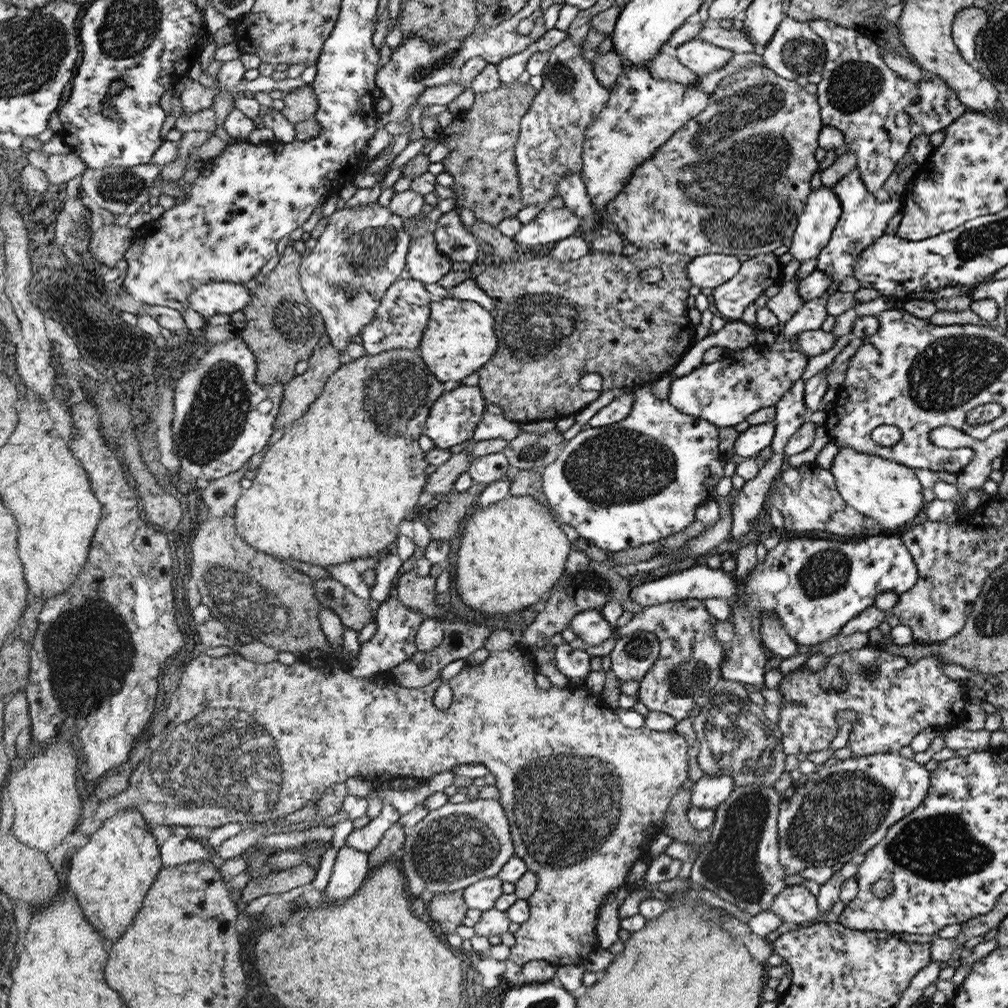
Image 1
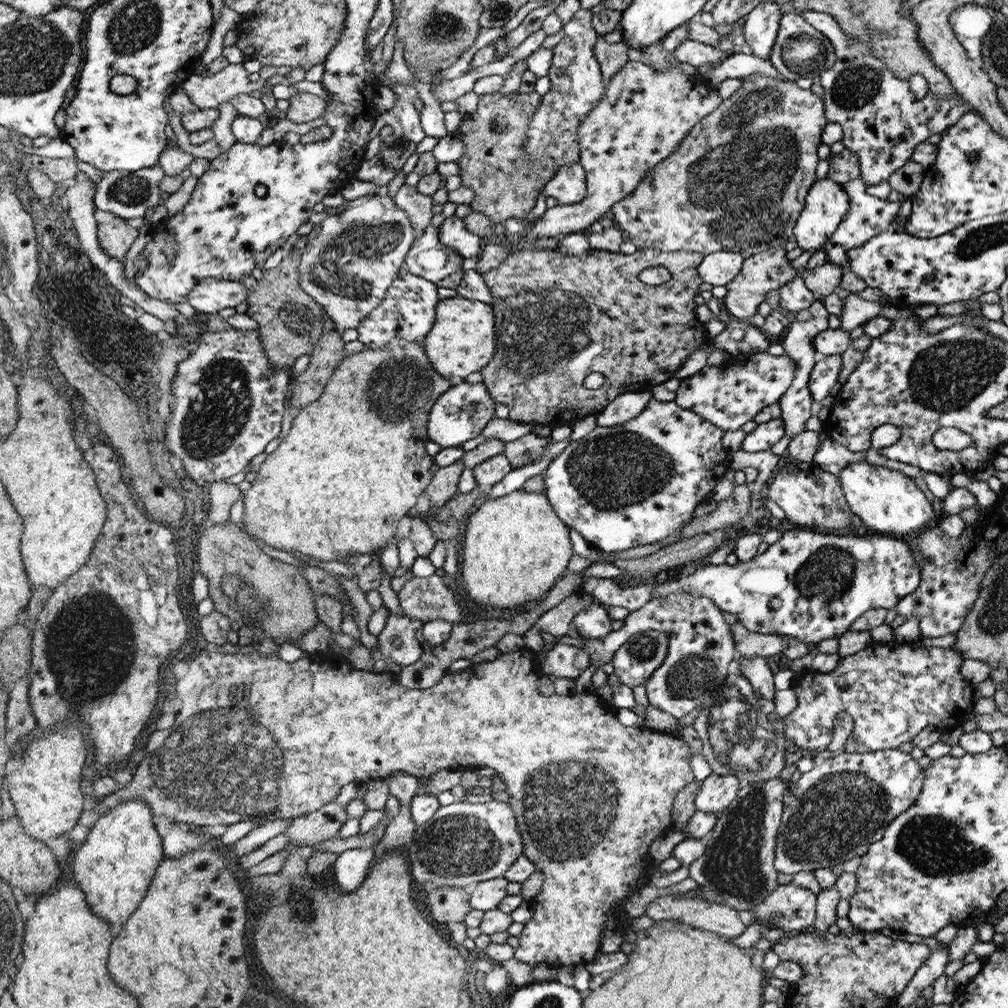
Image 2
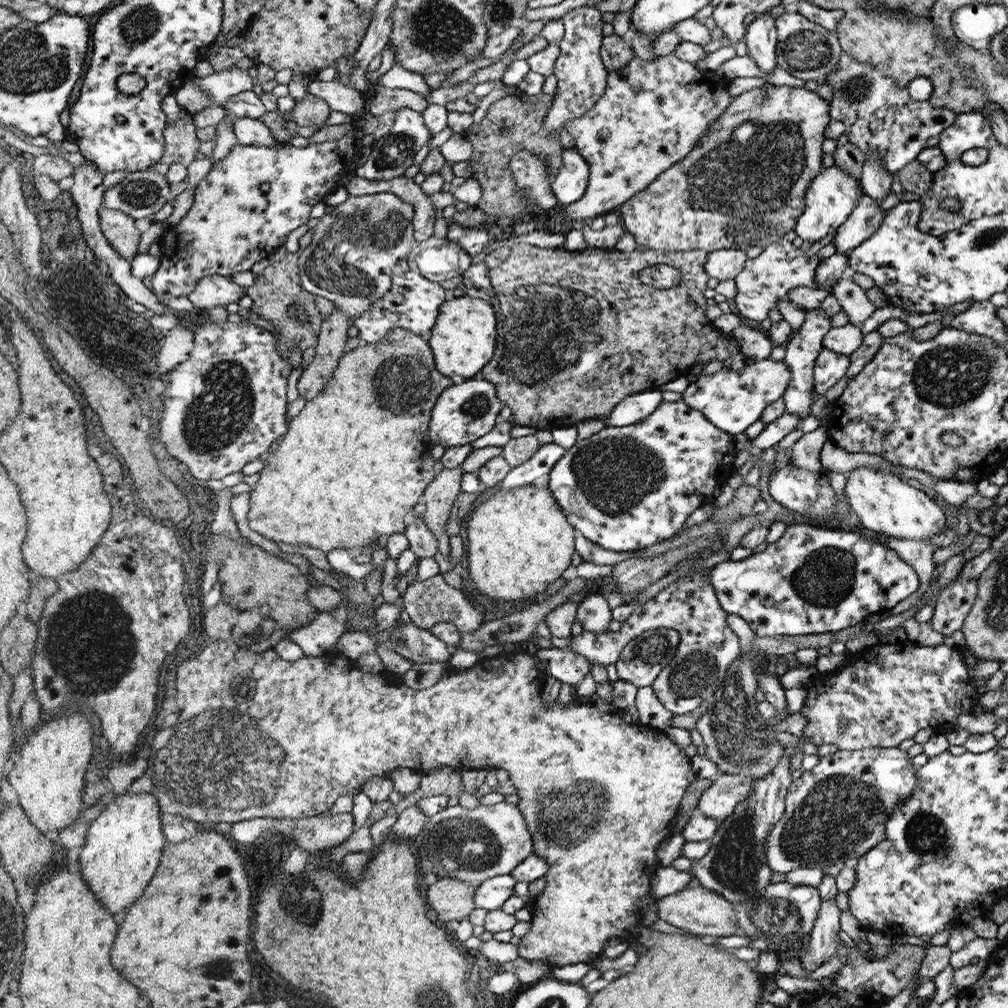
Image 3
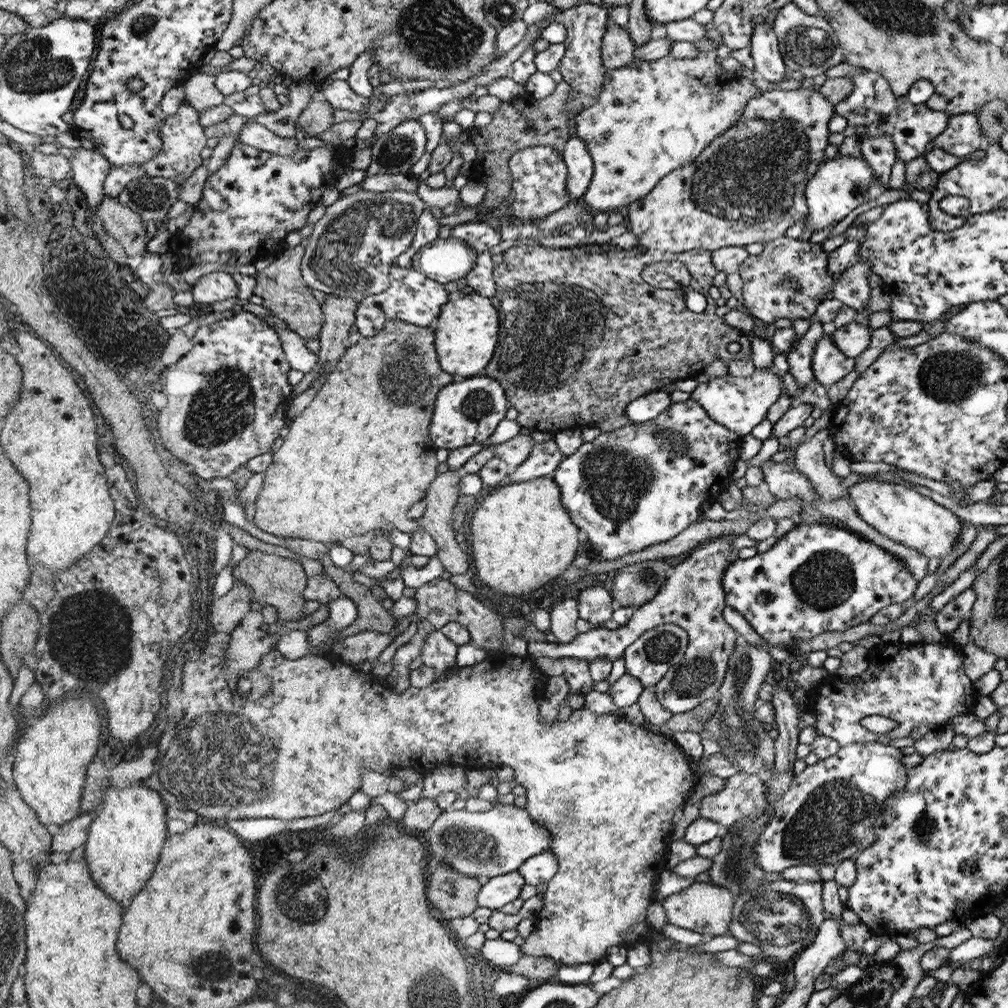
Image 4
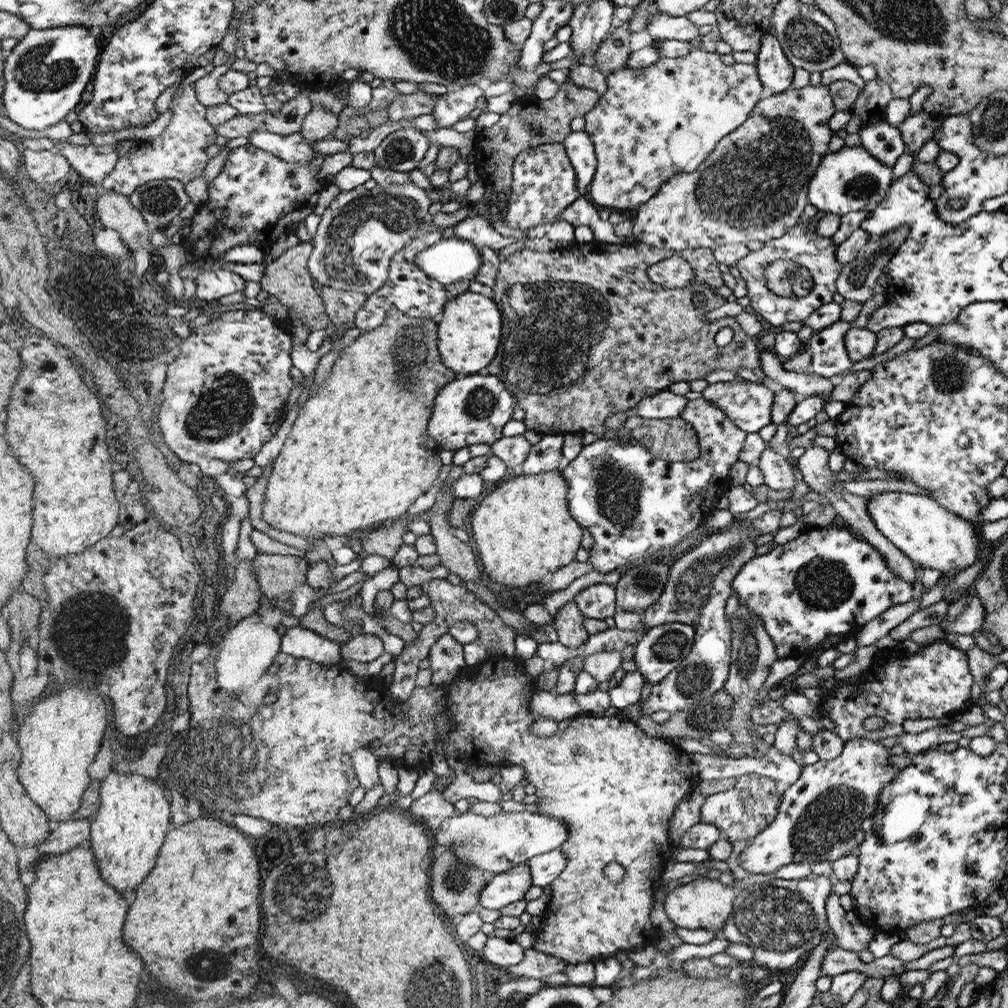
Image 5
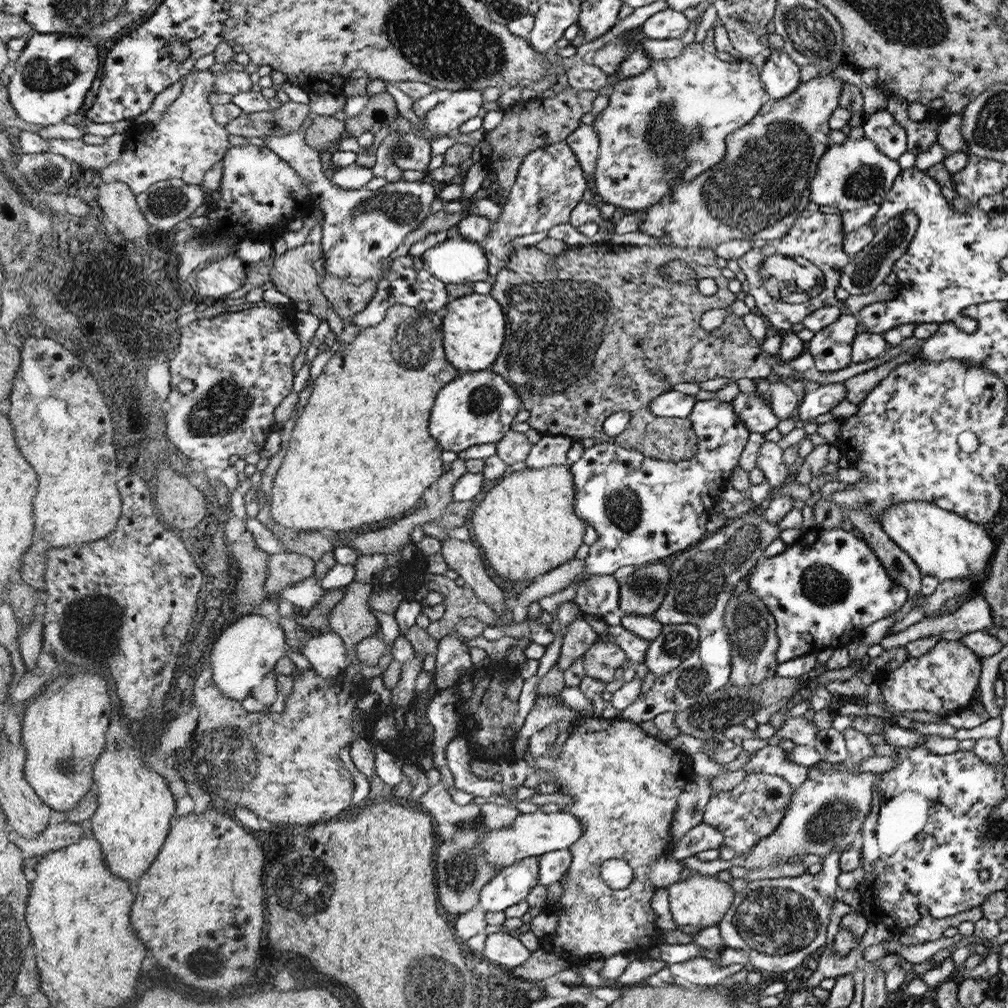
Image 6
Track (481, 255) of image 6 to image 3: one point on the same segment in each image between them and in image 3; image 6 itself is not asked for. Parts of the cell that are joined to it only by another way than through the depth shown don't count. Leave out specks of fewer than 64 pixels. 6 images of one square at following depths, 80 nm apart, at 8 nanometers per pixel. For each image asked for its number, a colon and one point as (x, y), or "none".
3: (437, 259)
4: (444, 261)
5: (451, 260)

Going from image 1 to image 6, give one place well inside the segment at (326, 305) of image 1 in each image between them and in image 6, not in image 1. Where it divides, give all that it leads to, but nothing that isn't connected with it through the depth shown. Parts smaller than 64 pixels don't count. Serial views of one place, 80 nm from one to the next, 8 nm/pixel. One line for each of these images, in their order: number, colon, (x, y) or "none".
2: (348, 271)
3: (348, 257)
4: (350, 254)
5: (361, 230)
6: (362, 227)

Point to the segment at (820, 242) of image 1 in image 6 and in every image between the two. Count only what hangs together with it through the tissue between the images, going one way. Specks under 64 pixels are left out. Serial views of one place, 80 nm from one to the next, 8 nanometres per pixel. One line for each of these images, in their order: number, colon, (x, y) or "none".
2: (827, 204)
3: (831, 198)
4: (843, 183)
5: (847, 180)
6: (853, 174)

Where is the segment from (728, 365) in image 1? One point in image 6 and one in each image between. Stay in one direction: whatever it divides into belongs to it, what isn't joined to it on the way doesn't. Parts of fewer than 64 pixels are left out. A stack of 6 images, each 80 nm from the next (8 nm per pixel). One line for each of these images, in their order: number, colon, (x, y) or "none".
2: (730, 395)
3: (732, 401)
4: (739, 403)
5: (747, 404)
6: (758, 416)

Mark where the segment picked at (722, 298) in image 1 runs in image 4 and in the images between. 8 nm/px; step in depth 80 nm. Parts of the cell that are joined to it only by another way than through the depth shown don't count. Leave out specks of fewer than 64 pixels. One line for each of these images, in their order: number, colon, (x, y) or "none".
2: (762, 273)
3: (765, 280)
4: (790, 278)

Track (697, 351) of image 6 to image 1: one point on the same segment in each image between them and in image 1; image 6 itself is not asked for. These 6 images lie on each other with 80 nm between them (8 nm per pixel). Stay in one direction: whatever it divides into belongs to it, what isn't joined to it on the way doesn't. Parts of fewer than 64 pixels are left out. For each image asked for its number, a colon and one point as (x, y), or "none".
1: (556, 321)
2: (558, 319)
3: (578, 331)
4: (582, 335)
5: (592, 303)

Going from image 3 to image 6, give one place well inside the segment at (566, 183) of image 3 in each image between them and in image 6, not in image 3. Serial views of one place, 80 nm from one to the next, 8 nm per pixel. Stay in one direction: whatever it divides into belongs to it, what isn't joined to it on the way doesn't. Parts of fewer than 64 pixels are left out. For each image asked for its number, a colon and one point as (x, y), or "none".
4: (580, 164)
5: (579, 146)
6: (584, 141)

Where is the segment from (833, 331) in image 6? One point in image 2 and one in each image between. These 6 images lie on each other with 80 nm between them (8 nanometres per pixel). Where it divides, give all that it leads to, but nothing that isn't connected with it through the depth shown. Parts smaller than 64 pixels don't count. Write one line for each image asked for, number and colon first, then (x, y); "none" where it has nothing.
2: (825, 374)
3: (830, 366)
4: (829, 364)
5: (828, 348)

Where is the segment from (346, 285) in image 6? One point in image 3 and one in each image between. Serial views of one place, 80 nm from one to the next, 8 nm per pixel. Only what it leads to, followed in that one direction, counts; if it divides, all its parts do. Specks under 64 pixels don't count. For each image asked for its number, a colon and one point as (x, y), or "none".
3: (331, 347)
4: (339, 311)
5: (342, 306)

